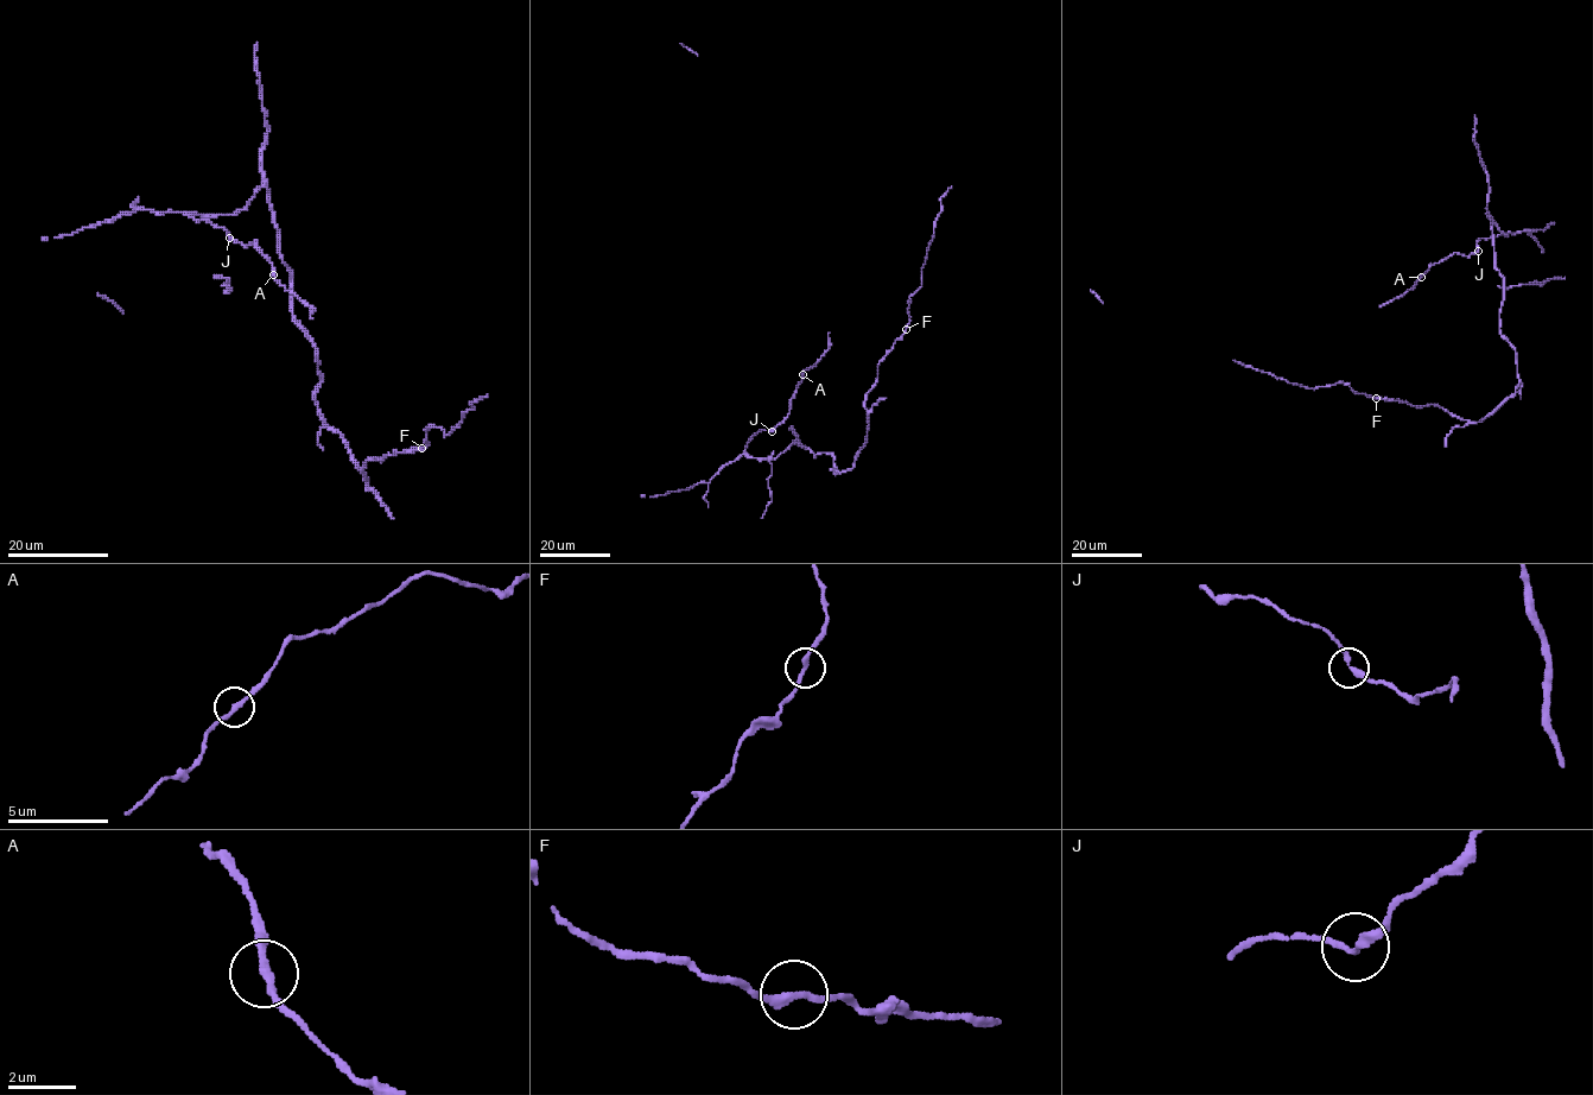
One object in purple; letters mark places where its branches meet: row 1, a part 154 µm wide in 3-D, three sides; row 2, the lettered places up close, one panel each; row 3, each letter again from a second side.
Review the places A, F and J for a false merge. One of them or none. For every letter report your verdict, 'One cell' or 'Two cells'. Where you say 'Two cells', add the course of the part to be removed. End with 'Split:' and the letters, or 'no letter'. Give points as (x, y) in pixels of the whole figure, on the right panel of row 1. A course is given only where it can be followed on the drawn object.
A: One cell
F: One cell
J: One cell
Split: no letter

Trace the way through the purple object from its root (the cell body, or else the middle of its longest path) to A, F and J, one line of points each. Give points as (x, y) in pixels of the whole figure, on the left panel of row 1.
A: (361, 469), (368, 483), (316, 402), (268, 191), (190, 215), (255, 240), (273, 274)
F: (361, 469), (369, 460), (381, 461), (389, 454), (421, 448)
J: (361, 469), (368, 483), (318, 409), (316, 346), (293, 315), (264, 187), (232, 215), (190, 215), (228, 238)

